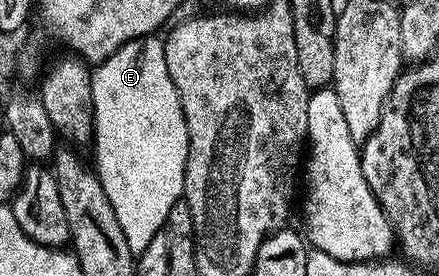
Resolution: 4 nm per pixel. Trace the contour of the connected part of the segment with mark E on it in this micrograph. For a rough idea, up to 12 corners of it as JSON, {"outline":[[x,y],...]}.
{"outline":[[163,38],[94,67],[93,166],[138,256],[183,198]]}

